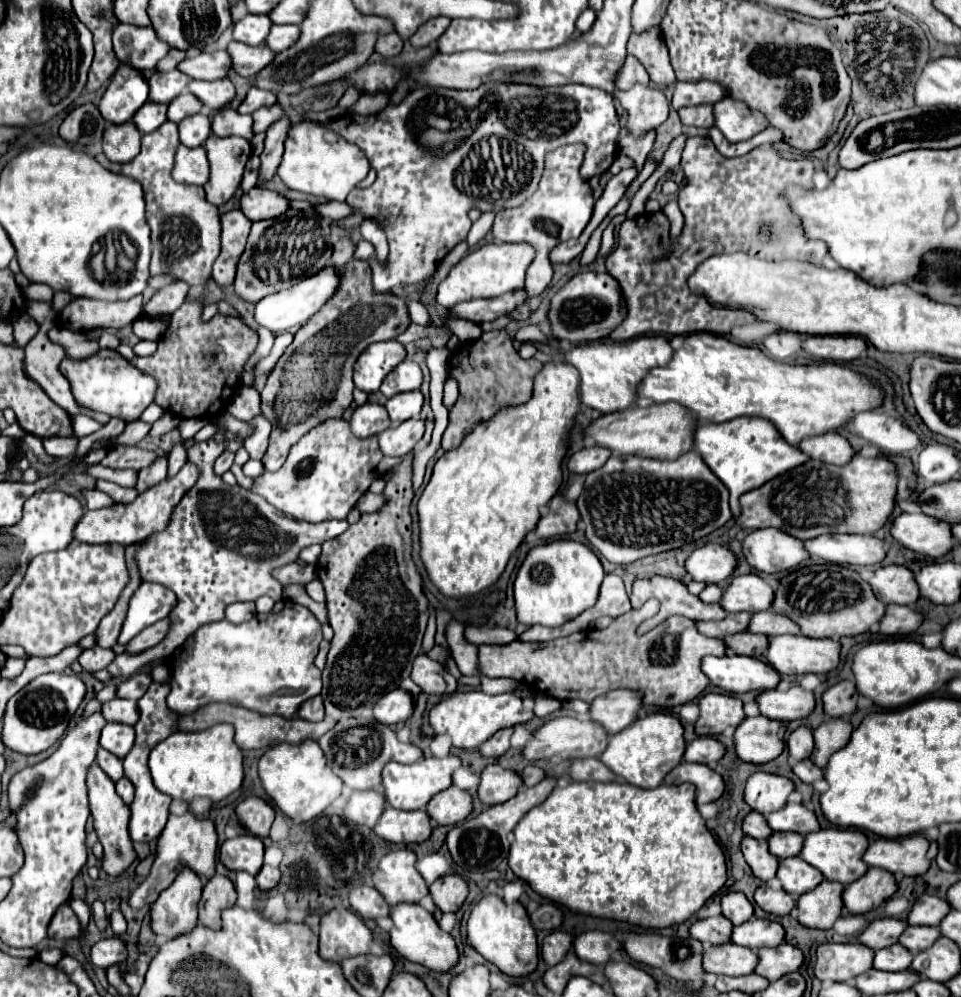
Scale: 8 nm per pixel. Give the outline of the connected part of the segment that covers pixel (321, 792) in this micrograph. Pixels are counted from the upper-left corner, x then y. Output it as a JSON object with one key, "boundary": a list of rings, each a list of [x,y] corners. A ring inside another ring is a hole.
{"boundary":[[[304,741],[302,745],[282,743],[272,747],[262,755],[258,775],[266,793],[294,823],[304,823],[318,817],[342,791],[342,779],[328,767],[324,751],[316,741]]]}

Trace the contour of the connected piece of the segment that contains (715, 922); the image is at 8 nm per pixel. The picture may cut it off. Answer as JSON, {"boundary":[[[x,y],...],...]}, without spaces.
{"boundary":[[[708,917],[708,919],[700,919],[690,927],[690,935],[702,943],[714,943],[714,945],[724,945],[730,943],[732,937],[732,923],[724,917]]]}

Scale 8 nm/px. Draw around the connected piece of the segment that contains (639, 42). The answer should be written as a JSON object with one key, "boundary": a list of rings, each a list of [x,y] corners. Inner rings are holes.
{"boundary":[[[650,27],[642,33],[632,33],[628,41],[628,53],[644,65],[654,85],[668,87],[676,83],[676,75],[672,71],[660,27]]]}

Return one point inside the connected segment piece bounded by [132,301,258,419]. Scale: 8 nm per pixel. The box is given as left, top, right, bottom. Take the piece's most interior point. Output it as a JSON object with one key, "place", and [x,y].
{"place":[198,363]}

